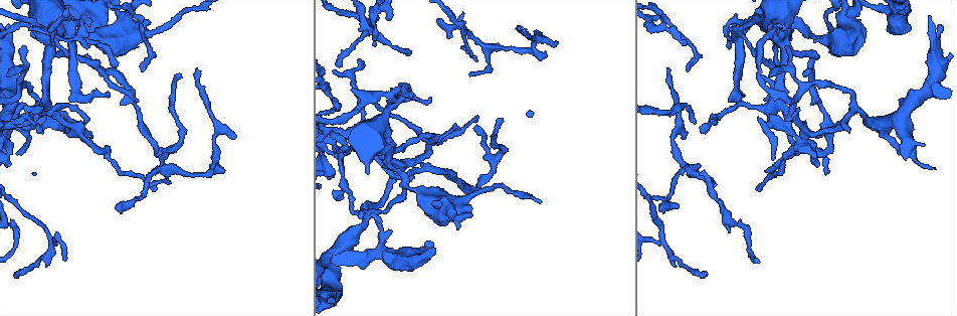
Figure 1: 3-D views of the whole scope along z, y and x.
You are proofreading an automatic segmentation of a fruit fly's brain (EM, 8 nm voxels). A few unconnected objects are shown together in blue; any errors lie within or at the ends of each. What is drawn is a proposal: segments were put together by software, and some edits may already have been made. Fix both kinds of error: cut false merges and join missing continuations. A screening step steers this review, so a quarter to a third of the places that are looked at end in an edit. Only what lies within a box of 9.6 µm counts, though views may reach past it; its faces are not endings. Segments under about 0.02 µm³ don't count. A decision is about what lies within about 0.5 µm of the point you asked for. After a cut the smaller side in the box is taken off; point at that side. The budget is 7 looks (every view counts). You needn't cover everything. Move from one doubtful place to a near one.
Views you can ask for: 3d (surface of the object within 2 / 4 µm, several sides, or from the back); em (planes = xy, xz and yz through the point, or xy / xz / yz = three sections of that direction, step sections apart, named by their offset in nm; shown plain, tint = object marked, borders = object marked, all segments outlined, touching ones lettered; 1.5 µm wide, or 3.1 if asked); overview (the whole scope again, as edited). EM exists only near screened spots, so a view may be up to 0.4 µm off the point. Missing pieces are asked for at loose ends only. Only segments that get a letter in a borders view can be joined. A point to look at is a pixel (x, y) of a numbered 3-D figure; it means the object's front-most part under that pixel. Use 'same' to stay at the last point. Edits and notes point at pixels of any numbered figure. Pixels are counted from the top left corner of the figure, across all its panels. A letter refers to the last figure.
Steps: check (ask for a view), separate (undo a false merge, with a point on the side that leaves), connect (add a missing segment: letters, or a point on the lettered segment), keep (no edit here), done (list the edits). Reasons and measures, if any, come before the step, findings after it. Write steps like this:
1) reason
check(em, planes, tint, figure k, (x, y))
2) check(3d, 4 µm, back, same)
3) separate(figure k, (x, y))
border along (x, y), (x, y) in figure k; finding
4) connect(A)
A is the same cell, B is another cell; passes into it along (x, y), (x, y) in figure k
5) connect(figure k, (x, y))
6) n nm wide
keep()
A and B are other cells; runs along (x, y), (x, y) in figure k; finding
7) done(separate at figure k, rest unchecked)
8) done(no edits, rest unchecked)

check(em, xy, step 8, tint, figure 1, (66, 19))

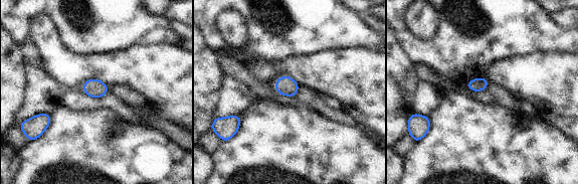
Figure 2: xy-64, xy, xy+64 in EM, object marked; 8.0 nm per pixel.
another direction
check(em, planes, borders, same)

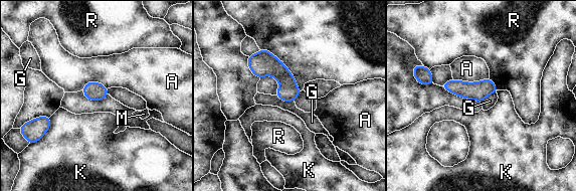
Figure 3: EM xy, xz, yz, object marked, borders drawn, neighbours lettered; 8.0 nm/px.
keep()
A, G, K, M and R are other cells; border along (489, 77), (476, 81), (453, 79) in figure 3; none of them fits

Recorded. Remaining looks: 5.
branch stops here
check(3d, 4 µm, figure 1, (667, 69))

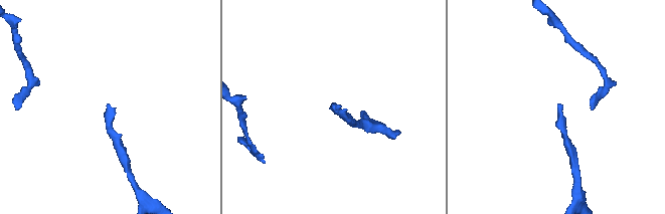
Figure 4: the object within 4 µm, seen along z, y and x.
shape alone is not enough
check(em, planes, borders, figure 4, (560, 105))

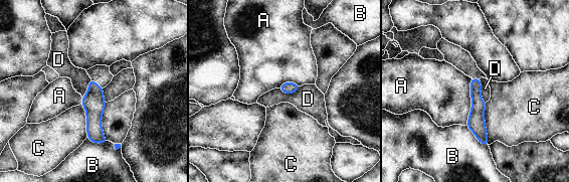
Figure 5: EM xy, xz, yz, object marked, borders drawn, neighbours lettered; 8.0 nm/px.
90 nm wide
keep()
A, B, C and D are other cells; none of them fits

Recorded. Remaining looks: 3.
tapers out
check(3d, 2 µm, figure 1, (715, 186))

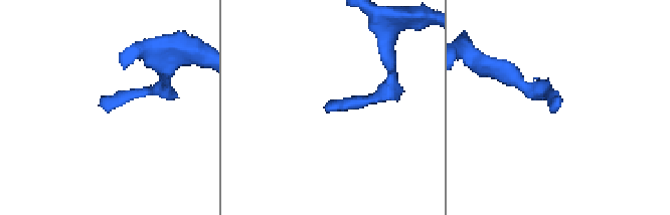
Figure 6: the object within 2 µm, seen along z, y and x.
check(em, 3.1 µm, planes, borders, figure 6, (558, 109))

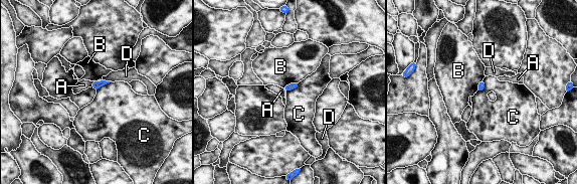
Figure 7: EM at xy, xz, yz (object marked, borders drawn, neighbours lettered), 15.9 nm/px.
B touches over 260 nm
keep()
A, B, C and D are other cells; border along (299, 82), (297, 86), (286, 90) in figure 7; no lettered segment goes on from it

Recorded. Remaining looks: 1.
done(no edits, rest unchecked)

